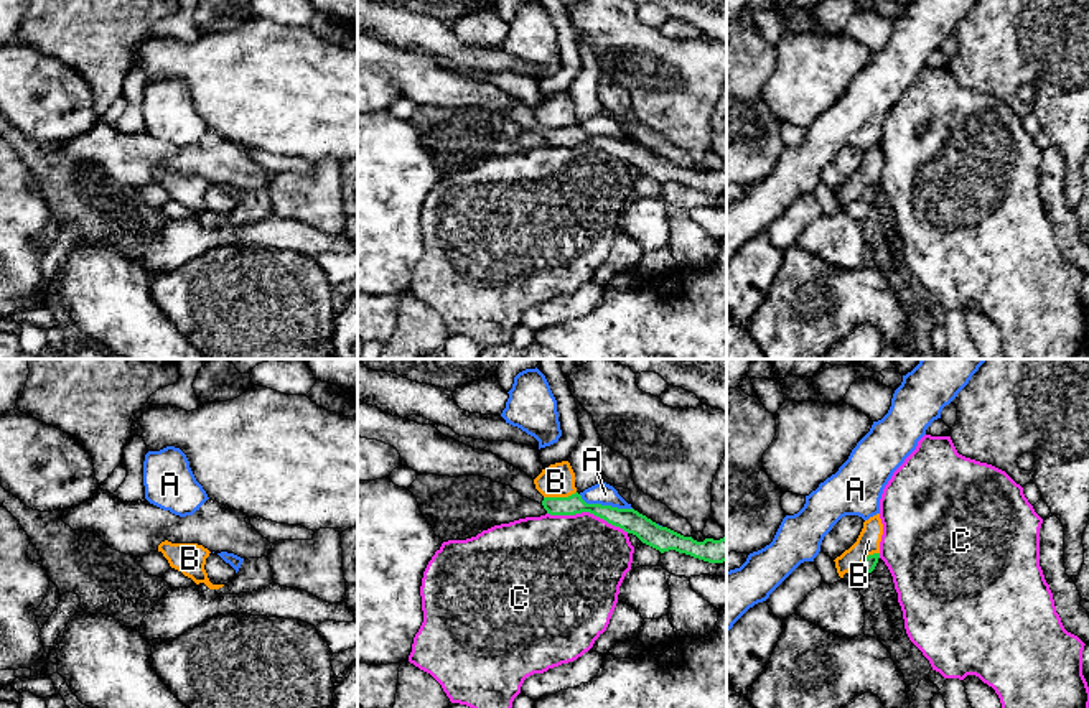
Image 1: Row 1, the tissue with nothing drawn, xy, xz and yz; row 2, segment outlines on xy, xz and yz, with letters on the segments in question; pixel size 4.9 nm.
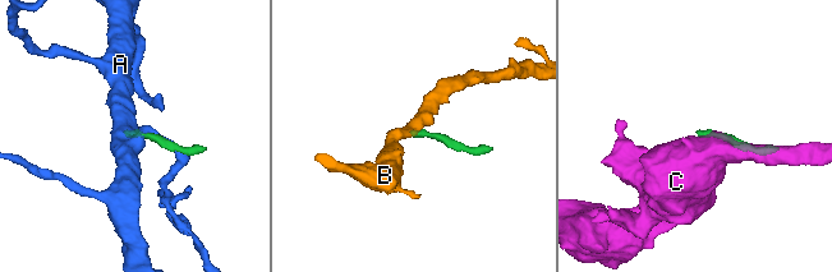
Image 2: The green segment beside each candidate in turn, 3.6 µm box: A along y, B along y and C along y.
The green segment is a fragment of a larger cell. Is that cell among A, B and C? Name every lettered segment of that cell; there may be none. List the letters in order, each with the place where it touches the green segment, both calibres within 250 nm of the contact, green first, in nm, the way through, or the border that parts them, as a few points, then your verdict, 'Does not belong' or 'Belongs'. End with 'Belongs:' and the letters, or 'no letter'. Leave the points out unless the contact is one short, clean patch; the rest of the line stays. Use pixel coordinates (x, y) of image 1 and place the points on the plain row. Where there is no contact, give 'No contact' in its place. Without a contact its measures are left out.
A: Touches green at xz (605, 137). Thickness 110 nm (green) against 110 nm. Does not belong
B: Touches green at xz (559, 129). Thickness 100 nm (green) against 160 nm. Boundary: xz (575, 122), (567, 127), (544, 129). Does not belong
C: Touches green at xz (588, 142). Thickness 110 nm (green) against 460 nm. Boundary: xz (547, 144), (592, 144), (628, 163). Does not belong
Belongs: no letter

